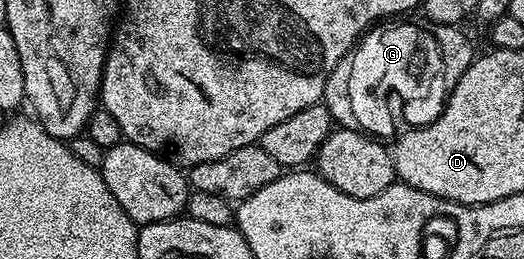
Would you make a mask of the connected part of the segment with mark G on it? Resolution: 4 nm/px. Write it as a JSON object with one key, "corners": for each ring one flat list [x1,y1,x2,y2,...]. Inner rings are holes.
{"corners":[[406,19,399,25,390,25,394,23,378,23,373,26,369,31,362,34,357,45,347,53,344,59,340,59,340,63,332,71,332,75,326,84,326,95,324,104,331,118,343,129,357,129,375,139,387,139,386,137,393,138,395,136,394,128,403,121,403,126,417,127,419,125,431,125,439,115,441,115,443,108,446,104,448,96,448,81,446,85,446,61,442,58,442,45,429,33,426,29,421,29,418,25,409,25]]}

